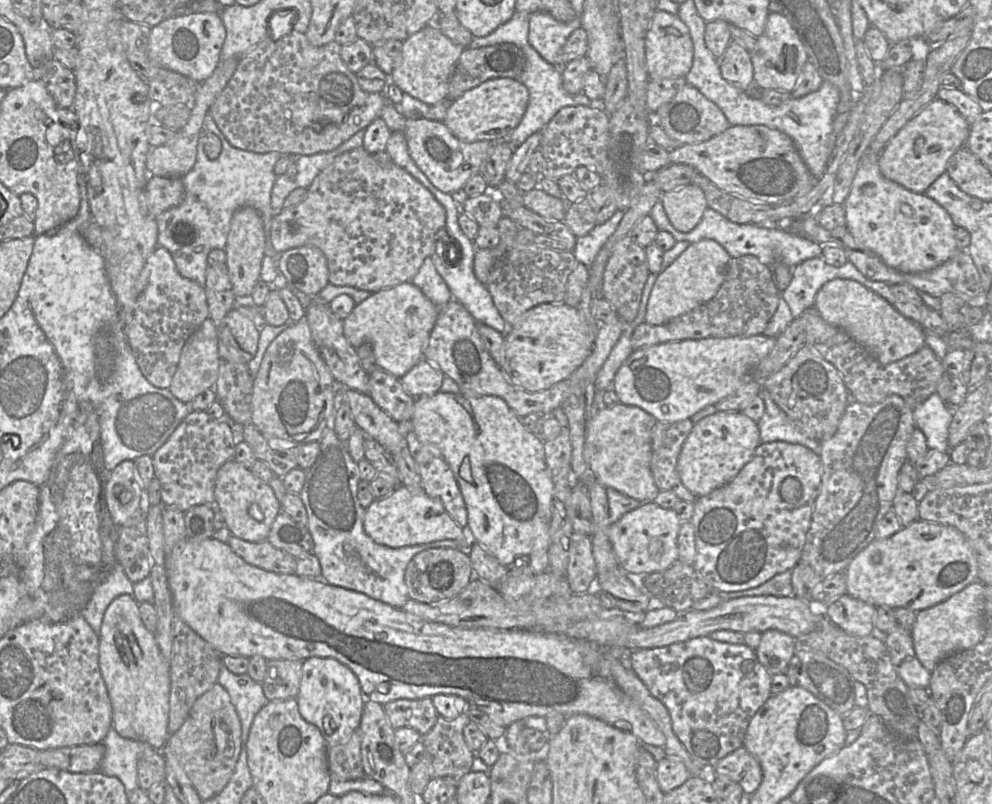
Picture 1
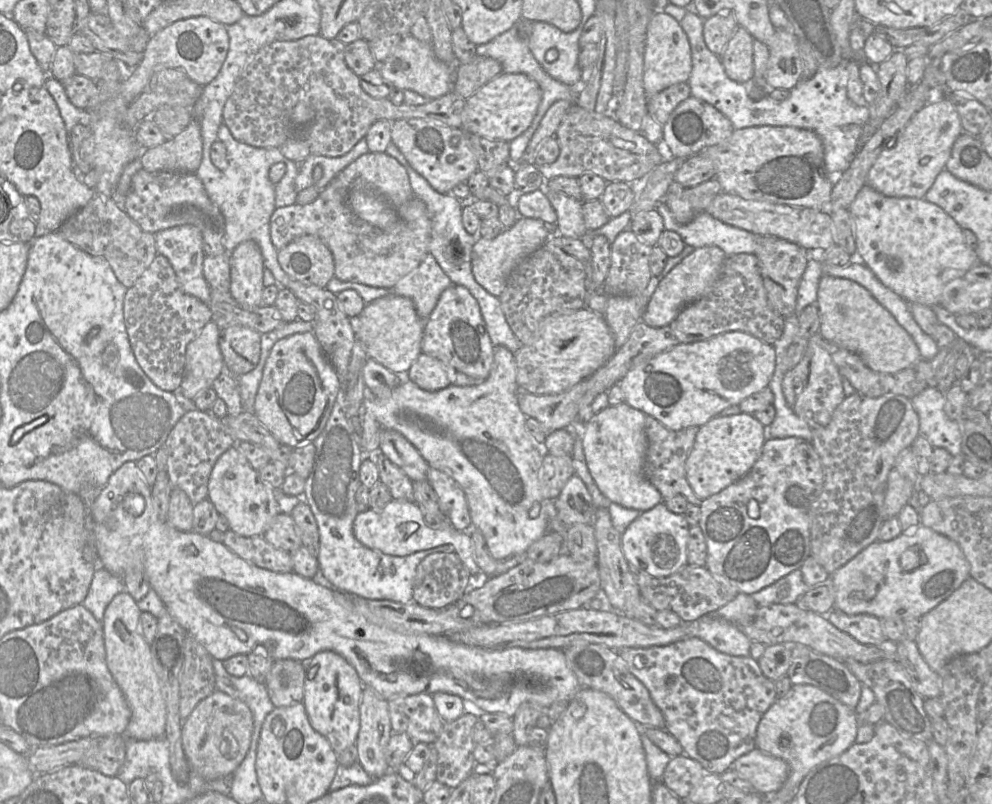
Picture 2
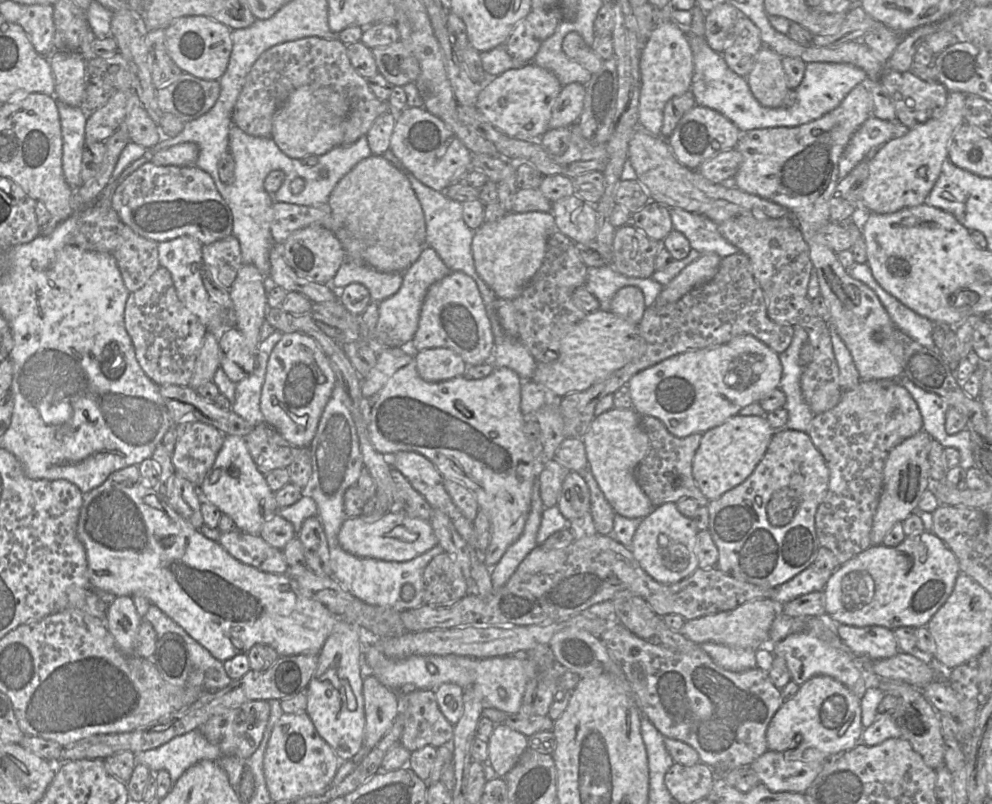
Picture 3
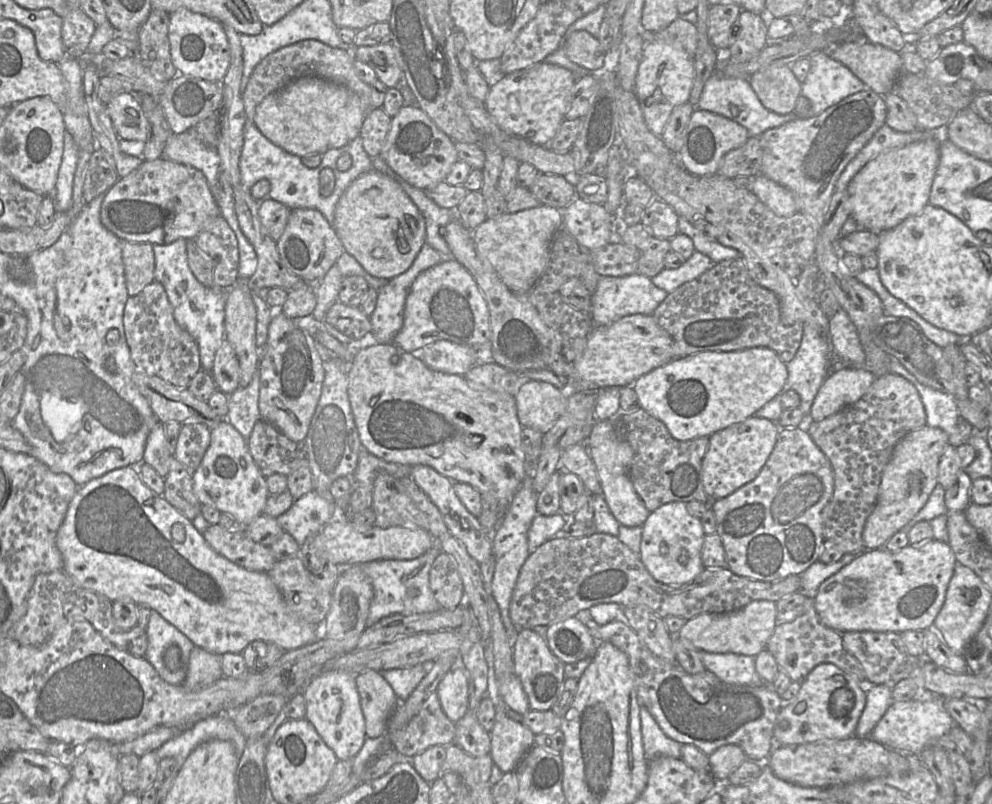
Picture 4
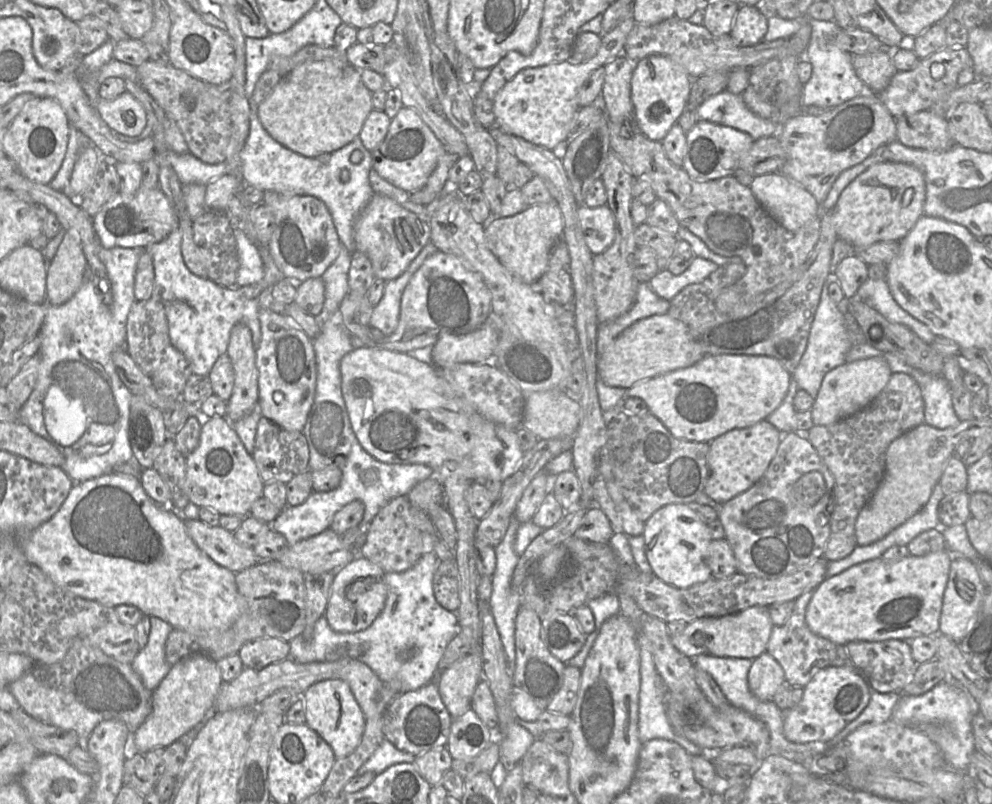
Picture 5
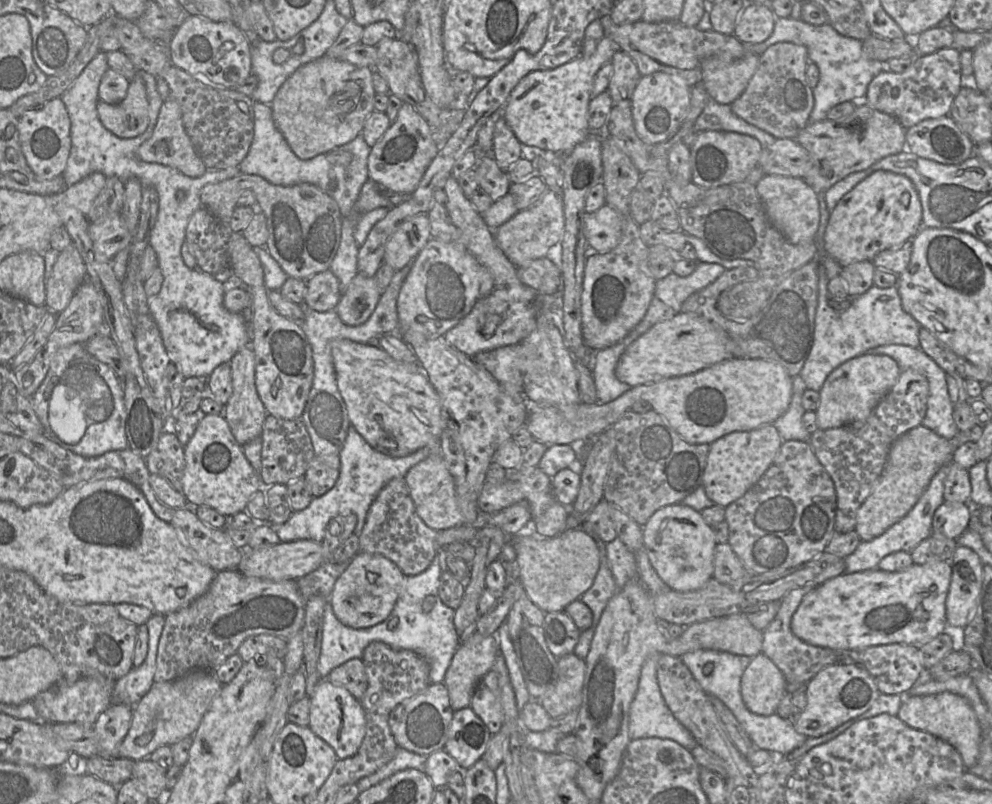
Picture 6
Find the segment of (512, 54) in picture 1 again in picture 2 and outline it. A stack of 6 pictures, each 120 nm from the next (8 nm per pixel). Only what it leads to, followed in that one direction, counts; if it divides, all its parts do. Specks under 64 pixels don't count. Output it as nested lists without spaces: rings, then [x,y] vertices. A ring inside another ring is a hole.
[[[476,55],[468,63],[458,63],[454,74],[453,91],[467,99],[501,73],[502,66],[499,61]]]

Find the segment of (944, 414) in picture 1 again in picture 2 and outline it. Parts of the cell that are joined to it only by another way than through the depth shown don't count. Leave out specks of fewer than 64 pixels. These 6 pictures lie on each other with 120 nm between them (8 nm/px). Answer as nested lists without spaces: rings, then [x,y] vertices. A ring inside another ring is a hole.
[[[927,387],[911,399],[911,404],[919,418],[919,435],[924,436],[933,448],[944,448],[952,456],[963,455],[963,428],[961,421],[953,421],[944,411],[946,398],[936,387]]]

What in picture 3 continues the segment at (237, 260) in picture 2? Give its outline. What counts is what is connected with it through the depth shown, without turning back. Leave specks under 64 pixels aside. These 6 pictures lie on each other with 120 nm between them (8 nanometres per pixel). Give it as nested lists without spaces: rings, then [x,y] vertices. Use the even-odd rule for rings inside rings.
[[[242,264],[229,289],[237,323],[252,352],[257,353],[260,329],[269,309],[264,288],[264,276],[252,264]]]

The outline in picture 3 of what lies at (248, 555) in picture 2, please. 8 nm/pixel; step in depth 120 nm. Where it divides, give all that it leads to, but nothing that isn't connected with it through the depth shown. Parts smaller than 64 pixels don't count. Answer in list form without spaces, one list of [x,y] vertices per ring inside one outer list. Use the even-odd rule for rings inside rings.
[[[238,529],[222,532],[219,544],[235,559],[260,571],[284,574],[288,564],[280,549],[269,545],[259,534]]]

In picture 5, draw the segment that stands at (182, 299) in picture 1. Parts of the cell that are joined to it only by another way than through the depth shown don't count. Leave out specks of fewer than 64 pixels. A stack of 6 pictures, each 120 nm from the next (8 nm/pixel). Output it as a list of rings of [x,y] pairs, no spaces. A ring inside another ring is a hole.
[[[157,299],[136,300],[133,303],[126,323],[126,350],[150,377],[161,395],[172,399],[181,398],[186,382],[193,372],[187,358],[171,343],[165,309]]]

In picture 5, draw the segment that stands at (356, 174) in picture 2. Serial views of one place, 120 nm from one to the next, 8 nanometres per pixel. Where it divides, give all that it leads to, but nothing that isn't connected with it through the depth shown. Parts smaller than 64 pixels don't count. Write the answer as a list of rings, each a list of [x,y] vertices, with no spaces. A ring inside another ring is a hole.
[[[373,194],[368,205],[363,209],[354,225],[354,240],[356,250],[369,258],[375,278],[389,281],[399,277],[416,258],[423,247],[430,242],[431,229],[428,220],[422,220],[416,214],[404,209],[393,199]]]

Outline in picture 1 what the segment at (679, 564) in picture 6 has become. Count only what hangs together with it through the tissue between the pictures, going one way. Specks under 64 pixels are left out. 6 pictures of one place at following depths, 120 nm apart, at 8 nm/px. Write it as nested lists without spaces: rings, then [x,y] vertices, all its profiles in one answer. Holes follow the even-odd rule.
[[[654,502],[643,504],[627,513],[618,521],[611,523],[608,535],[613,546],[614,553],[621,568],[627,574],[648,575],[664,571],[678,561],[678,534],[682,521],[673,509],[665,509]]]

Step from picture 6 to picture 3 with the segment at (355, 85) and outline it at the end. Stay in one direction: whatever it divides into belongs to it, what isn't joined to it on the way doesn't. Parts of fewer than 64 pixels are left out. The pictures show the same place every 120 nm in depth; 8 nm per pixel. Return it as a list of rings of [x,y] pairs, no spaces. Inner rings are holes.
[[[300,87],[289,95],[274,114],[271,138],[284,154],[293,159],[324,155],[342,144],[348,112],[346,98],[335,90],[327,87]]]

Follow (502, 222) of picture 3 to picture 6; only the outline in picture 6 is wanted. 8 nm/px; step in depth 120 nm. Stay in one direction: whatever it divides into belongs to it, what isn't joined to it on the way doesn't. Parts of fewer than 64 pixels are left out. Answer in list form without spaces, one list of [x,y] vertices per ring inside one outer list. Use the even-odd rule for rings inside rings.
[[[548,189],[543,197],[531,207],[517,212],[510,220],[494,231],[497,244],[516,267],[525,262],[546,257],[549,249],[562,242],[565,220],[564,205],[561,194]]]

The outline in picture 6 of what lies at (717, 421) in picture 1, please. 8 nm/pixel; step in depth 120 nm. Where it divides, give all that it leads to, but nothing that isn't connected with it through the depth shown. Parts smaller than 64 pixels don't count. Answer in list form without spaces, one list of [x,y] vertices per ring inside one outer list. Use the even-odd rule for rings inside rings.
[[[773,424],[753,430],[734,431],[710,444],[703,487],[715,505],[726,507],[753,487],[774,461],[783,439]]]

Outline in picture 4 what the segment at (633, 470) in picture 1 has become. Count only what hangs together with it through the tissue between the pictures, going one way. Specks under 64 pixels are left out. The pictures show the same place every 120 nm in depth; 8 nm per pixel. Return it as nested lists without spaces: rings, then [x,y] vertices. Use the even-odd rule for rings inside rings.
[[[614,419],[595,421],[587,439],[582,442],[596,467],[597,475],[604,497],[613,516],[626,527],[642,526],[648,518],[650,511],[636,493],[629,477],[629,464],[634,456],[631,445],[620,438]]]

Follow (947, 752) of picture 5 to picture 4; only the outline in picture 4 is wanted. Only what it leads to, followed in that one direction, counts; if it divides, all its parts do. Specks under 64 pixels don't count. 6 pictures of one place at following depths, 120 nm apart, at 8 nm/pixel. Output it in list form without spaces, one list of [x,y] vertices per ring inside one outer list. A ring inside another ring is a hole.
[[[919,687],[919,690],[922,696],[920,699],[893,702],[872,729],[869,737],[887,748],[916,755],[926,747],[934,745],[940,745],[947,751],[955,749],[956,745],[948,738],[948,732],[955,722],[944,707],[944,696],[925,687]]]

